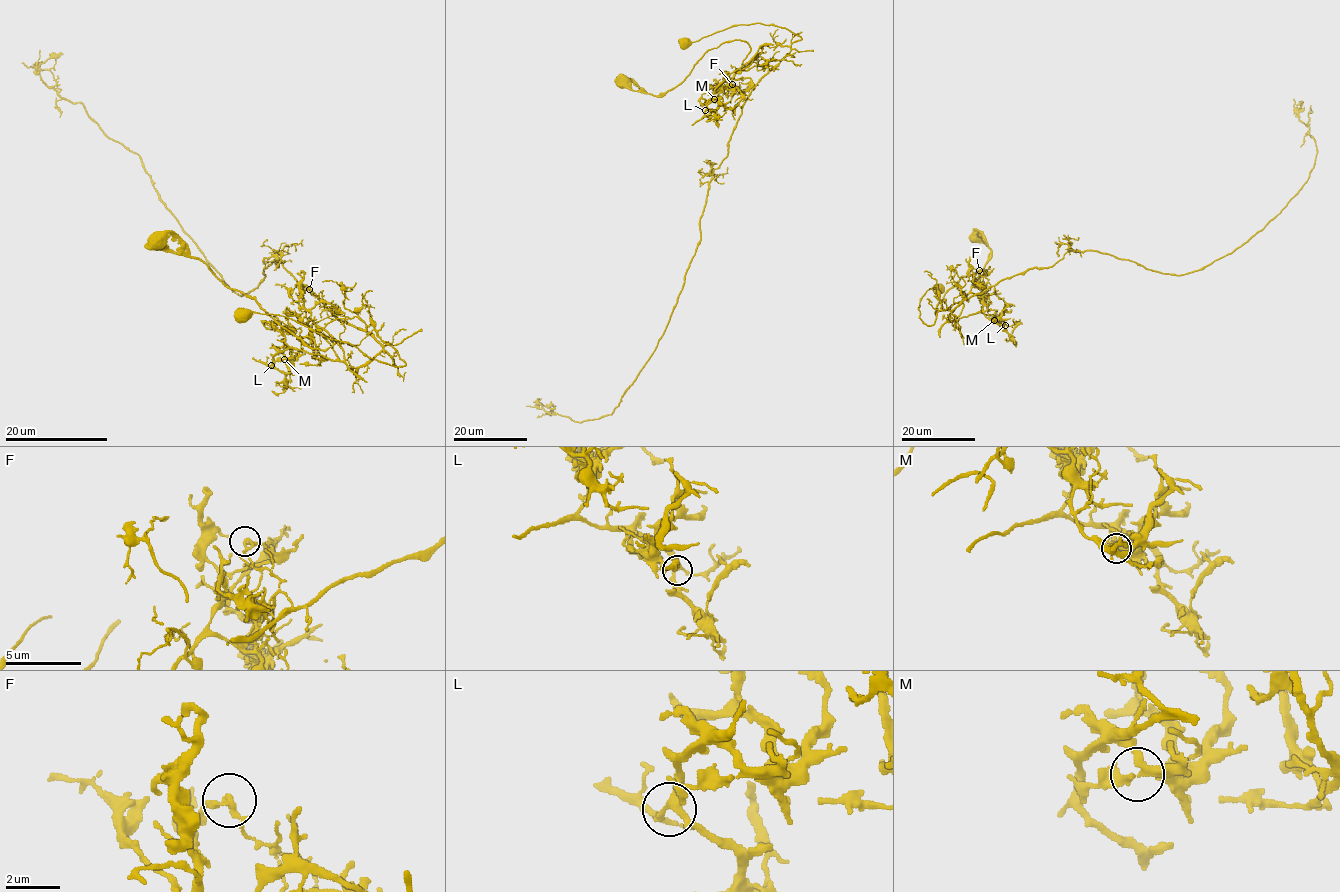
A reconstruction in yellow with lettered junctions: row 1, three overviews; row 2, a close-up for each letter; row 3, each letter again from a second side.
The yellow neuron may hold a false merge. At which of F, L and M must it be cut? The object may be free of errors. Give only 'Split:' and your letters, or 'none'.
Split: F

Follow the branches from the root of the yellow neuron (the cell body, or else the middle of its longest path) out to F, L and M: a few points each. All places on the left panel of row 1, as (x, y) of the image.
F: (153, 242), (202, 260), (308, 346), (330, 347), (324, 333), (343, 360), (343, 348), (303, 304), (310, 288)
L: (153, 242), (202, 260), (308, 346), (326, 350), (334, 343), (322, 333), (335, 360), (287, 348), (271, 365)
M: (153, 242), (202, 260), (308, 346), (330, 347), (324, 333), (337, 355), (330, 360), (287, 348), (284, 359)

